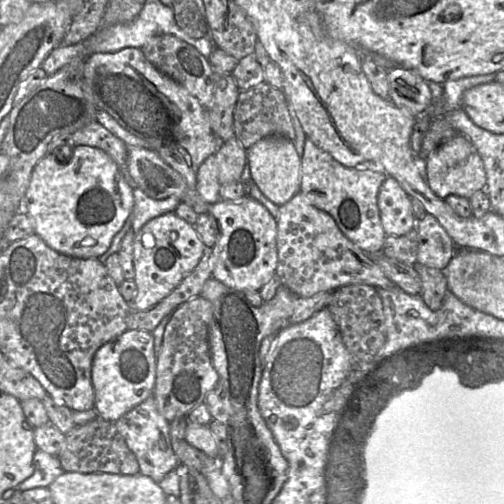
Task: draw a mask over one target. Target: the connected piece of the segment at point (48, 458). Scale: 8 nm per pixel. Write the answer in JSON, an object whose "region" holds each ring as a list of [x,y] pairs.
{"region":[[[38,449],[34,454],[33,463],[33,474],[21,482],[15,488],[16,490],[23,492],[33,488],[48,487],[57,477],[64,473],[58,457]]]}

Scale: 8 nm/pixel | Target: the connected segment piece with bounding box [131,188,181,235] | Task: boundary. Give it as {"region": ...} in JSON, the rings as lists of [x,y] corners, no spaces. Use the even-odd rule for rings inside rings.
{"region":[[[139,188],[133,190],[133,195],[134,206],[131,229],[136,235],[150,220],[166,213],[174,212],[181,203],[181,200],[176,196],[165,199],[151,198]]]}

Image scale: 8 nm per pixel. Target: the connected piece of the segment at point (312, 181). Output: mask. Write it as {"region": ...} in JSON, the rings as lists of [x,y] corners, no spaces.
{"region":[[[306,138],[301,156],[300,192],[310,204],[333,217],[341,232],[369,255],[381,253],[386,233],[378,209],[379,189],[388,177],[382,166],[362,163],[366,169],[348,168]]]}

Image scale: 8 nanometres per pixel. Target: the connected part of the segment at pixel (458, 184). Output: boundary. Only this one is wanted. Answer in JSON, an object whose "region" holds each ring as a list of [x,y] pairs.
{"region":[[[457,134],[445,141],[430,154],[427,158],[426,174],[430,188],[441,199],[453,194],[470,199],[476,191],[485,189],[487,184],[484,162],[464,134]]]}

